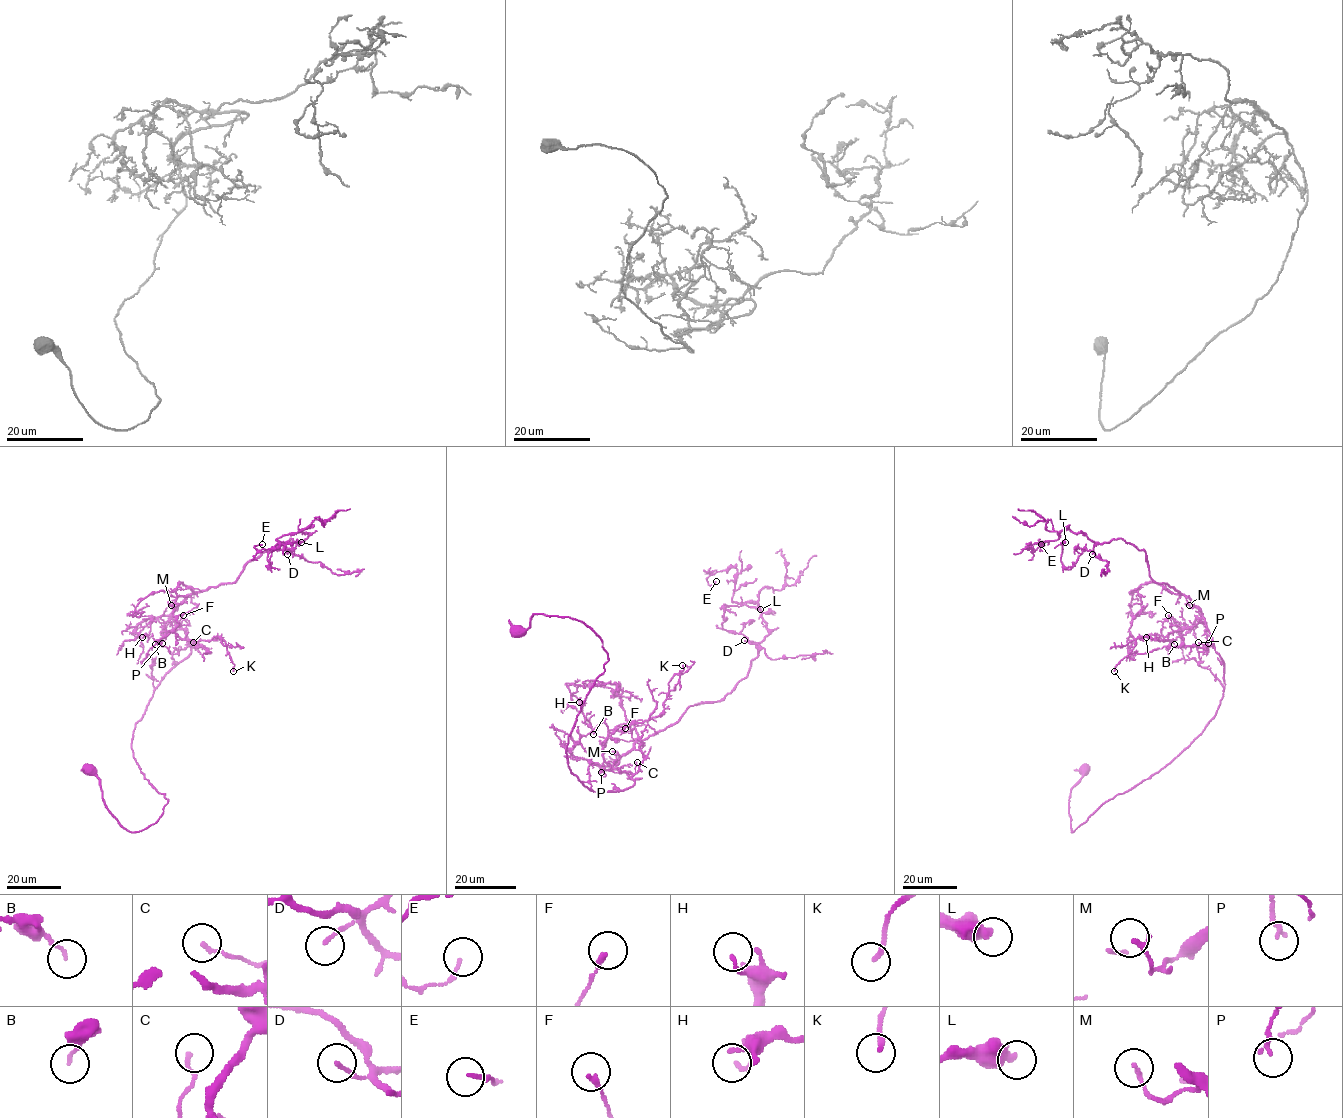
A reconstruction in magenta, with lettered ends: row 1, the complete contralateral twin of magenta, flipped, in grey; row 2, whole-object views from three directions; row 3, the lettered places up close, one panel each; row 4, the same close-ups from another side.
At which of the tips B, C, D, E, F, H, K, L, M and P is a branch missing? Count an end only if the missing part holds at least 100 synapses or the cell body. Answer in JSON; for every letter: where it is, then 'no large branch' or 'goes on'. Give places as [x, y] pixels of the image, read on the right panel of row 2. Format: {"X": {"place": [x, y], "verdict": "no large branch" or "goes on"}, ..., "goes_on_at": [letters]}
{"B": {"place": [1174, 644], "verdict": "no large branch"}, "C": {"place": [1198, 642], "verdict": "no large branch"}, "D": {"place": [1092, 554], "verdict": "no large branch"}, "E": {"place": [1041, 544], "verdict": "no large branch"}, "F": {"place": [1168, 615], "verdict": "no large branch"}, "H": {"place": [1146, 637], "verdict": "no large branch"}, "K": {"place": [1114, 671], "verdict": "no large branch"}, "L": {"place": [1065, 542], "verdict": "no large branch"}, "M": {"place": [1189, 605], "verdict": "no large branch"}, "P": {"place": [1208, 643], "verdict": "no large branch"}, "goes_on_at": []}

